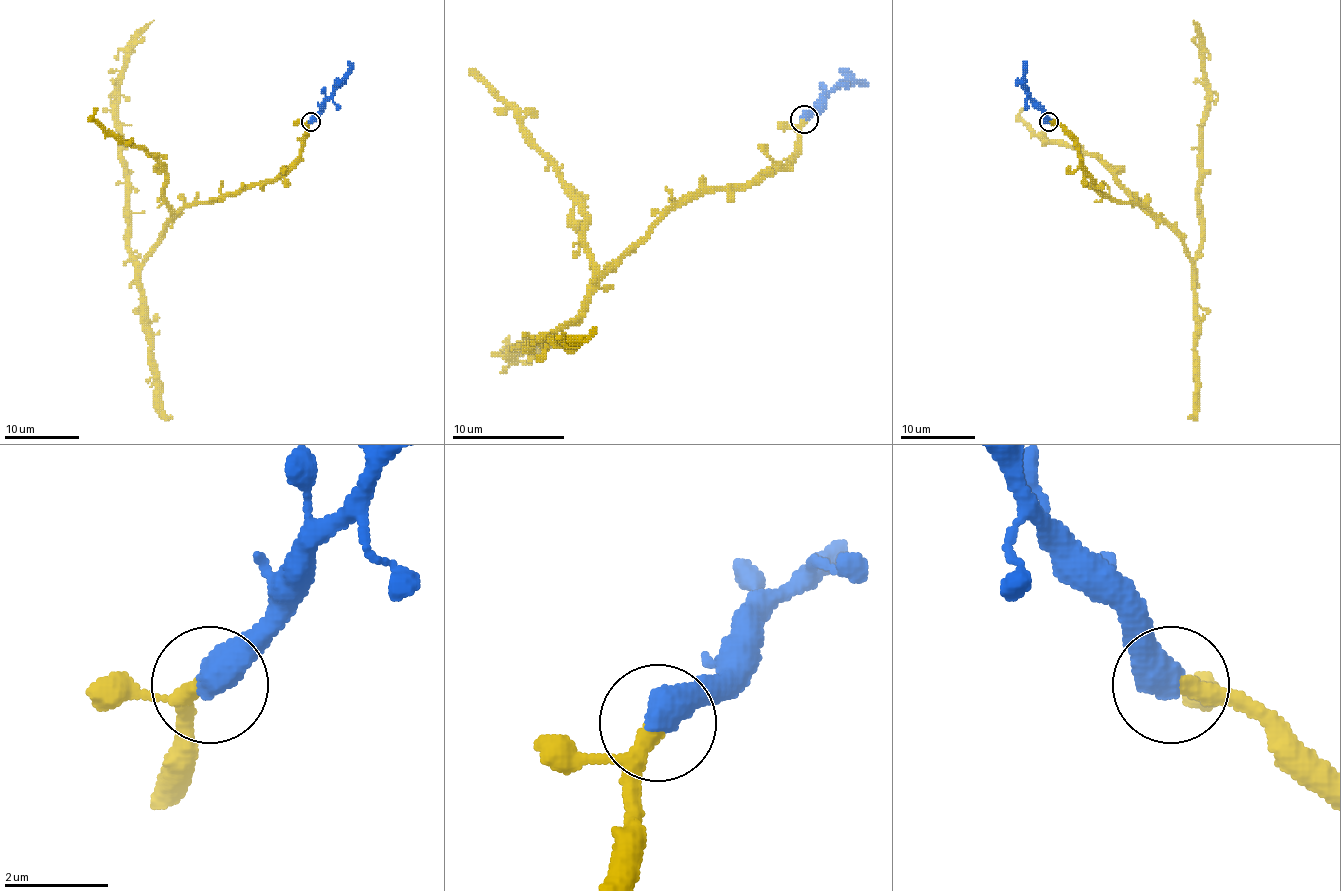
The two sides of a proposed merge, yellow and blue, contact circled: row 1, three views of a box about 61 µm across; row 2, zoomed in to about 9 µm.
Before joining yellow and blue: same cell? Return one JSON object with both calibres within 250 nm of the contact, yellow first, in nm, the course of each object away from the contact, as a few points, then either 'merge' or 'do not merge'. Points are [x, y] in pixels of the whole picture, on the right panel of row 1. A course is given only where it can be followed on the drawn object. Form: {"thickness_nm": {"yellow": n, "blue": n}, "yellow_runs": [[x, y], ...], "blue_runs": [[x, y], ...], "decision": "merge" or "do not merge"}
{"thickness_nm": {"yellow": 240, "blue": 600}, "yellow_runs": [[1049, 121], [1102, 192], [1145, 203], [1191, 263], [1201, 246], [1206, 87], [1204, 39], [1193, 20]], "blue_runs": [[1049, 121], [1027, 93], [1023, 61]], "decision": "merge"}

